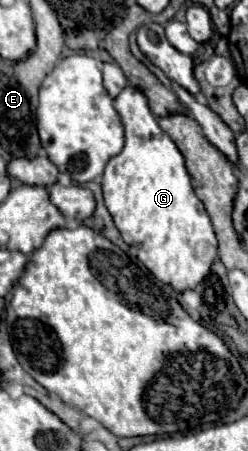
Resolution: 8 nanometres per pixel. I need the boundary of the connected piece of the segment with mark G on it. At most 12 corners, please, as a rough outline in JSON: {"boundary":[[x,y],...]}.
{"boundary":[[139,88],[113,100],[125,146],[105,206],[161,282],[217,258],[185,158]]}

